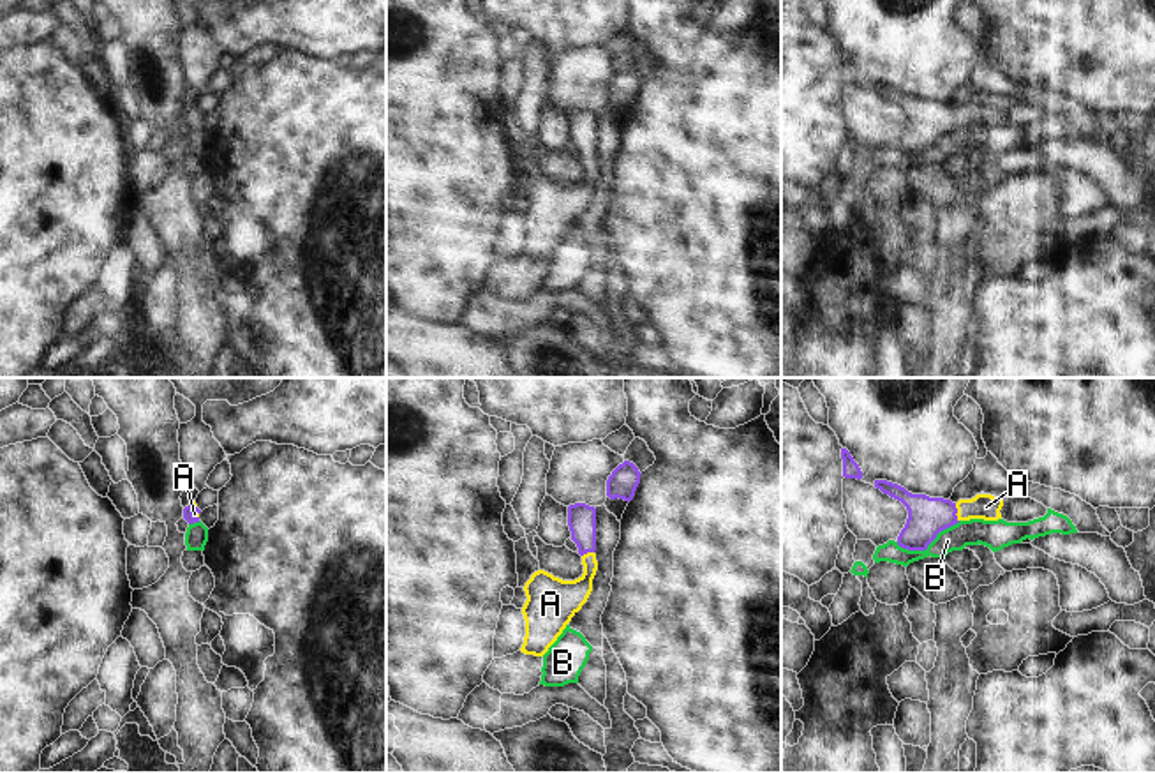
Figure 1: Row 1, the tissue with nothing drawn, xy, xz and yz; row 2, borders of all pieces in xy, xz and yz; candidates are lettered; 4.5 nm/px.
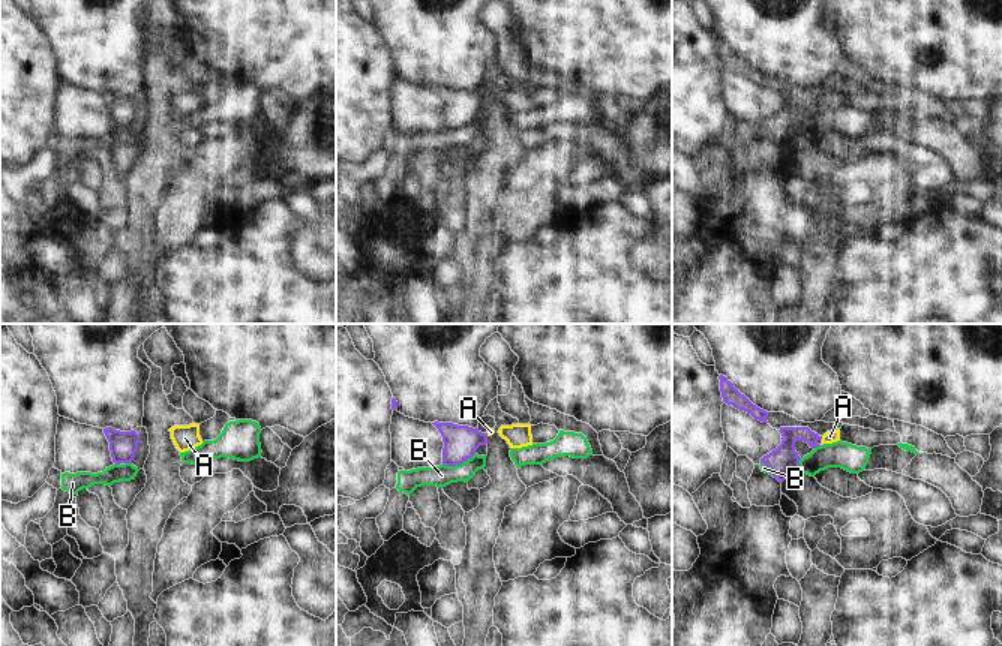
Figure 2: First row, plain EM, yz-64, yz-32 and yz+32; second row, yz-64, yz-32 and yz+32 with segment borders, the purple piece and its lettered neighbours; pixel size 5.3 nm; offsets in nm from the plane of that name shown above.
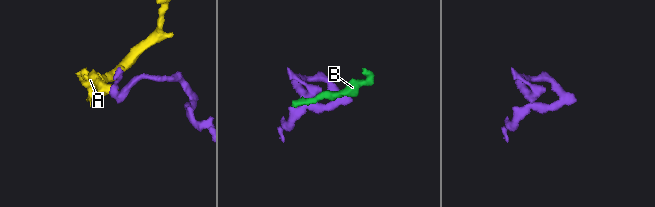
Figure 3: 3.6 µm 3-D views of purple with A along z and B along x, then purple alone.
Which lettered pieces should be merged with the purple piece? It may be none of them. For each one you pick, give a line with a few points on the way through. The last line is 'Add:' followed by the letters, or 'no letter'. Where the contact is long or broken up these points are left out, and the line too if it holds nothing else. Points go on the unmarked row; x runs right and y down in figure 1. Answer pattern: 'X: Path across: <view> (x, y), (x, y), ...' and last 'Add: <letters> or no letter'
A: Path across: yz (928, 120), (956, 117), (986, 112)
Add: A

